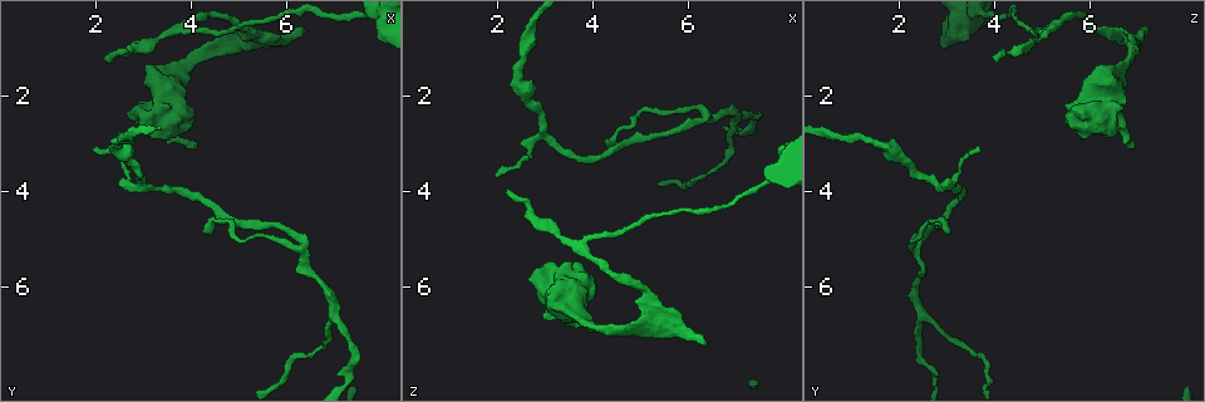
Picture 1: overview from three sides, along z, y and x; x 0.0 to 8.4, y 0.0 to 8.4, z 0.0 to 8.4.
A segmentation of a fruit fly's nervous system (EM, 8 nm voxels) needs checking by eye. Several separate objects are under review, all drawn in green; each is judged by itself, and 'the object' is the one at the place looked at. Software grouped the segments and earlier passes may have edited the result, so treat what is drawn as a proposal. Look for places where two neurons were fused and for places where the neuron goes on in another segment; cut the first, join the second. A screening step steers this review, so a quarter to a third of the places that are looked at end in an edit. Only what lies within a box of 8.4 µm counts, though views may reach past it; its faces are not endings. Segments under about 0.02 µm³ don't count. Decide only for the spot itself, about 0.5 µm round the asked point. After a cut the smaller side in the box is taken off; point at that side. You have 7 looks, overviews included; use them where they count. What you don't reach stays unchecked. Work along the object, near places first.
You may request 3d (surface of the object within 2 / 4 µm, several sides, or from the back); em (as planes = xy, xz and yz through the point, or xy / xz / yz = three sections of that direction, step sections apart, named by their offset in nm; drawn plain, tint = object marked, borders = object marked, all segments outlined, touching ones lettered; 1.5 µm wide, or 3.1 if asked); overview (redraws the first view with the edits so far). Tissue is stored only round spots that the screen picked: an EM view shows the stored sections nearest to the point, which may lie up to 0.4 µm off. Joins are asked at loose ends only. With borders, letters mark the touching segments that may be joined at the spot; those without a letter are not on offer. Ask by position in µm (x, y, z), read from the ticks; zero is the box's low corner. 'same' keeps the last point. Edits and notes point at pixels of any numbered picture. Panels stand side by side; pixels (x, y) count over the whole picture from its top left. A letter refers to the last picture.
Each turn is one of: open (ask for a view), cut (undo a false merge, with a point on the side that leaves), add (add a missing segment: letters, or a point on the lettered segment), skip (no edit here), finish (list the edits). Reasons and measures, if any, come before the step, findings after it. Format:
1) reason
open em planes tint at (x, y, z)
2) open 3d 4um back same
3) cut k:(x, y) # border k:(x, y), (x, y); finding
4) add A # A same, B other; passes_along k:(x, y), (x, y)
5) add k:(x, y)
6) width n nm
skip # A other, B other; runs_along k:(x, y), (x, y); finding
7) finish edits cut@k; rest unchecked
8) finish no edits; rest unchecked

sharp bend
open 3d 4um at (3.75, 0.65, 5.10)

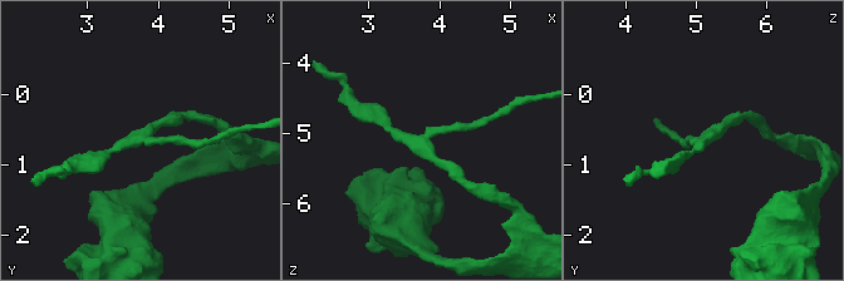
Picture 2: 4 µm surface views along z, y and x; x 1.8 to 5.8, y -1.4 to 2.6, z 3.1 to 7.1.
arms 3
open em planes borders at (3.75, 0.65, 5.10)

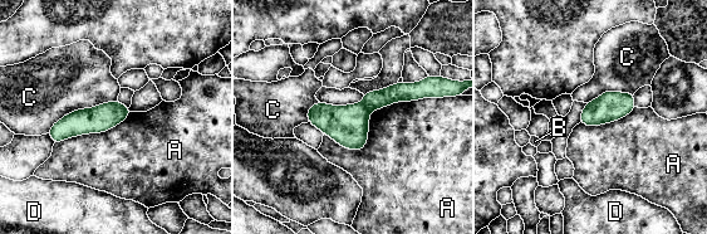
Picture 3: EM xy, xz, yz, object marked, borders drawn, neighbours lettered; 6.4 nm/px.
cut 3:(399, 92) # A other, B other, C other, D other; a second neuron is stuck on

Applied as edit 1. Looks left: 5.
see it whole again
open overview

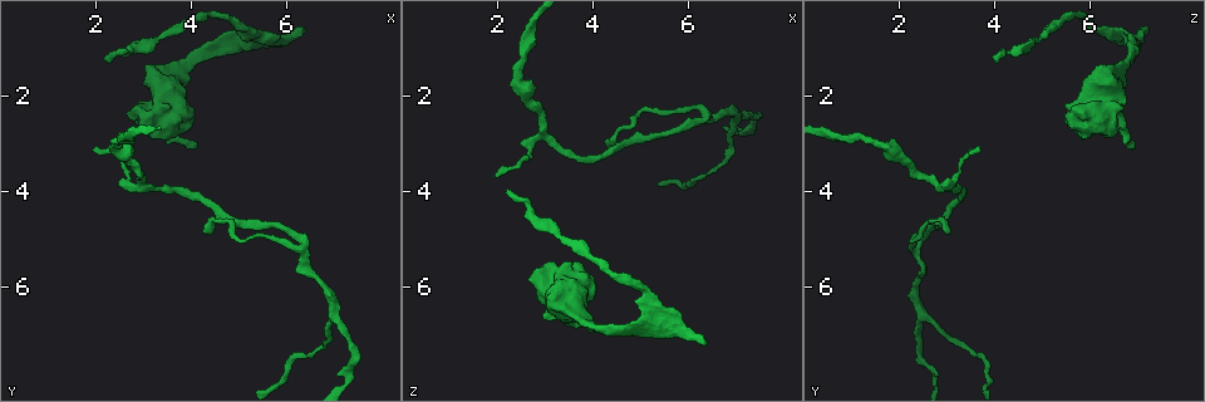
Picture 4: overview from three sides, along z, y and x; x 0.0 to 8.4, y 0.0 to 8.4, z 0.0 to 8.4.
an open end
open em planes borders at (2.30, 1.20, 3.90)

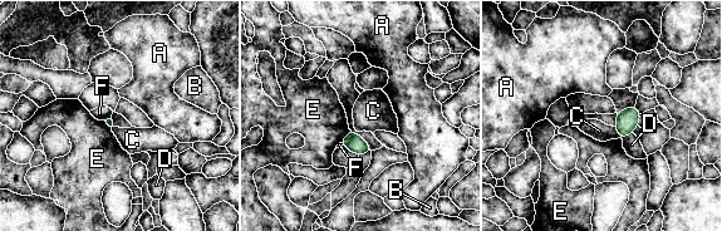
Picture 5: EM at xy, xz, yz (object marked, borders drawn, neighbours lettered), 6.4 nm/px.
longest_contact E 100 nm
skip # A other, B other, C other, D other, E other, F other; no lettered segment goes on from it

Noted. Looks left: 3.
tapers out
open em yz step 4 tint at (4.10, 2.95, 6.85)

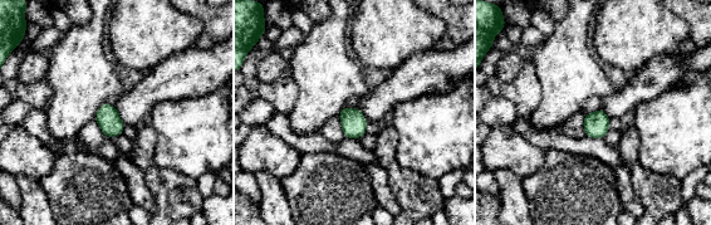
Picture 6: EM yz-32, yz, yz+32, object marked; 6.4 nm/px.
open em planes borders same

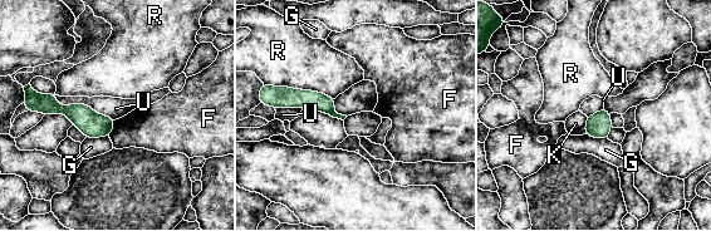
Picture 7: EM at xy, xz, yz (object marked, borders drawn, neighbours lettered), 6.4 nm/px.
skip # F other, G other, K other, R other, U other; border 7:(55, 96), (114, 119); none of them fits

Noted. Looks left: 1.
finish edits cut@3; rest unchecked

